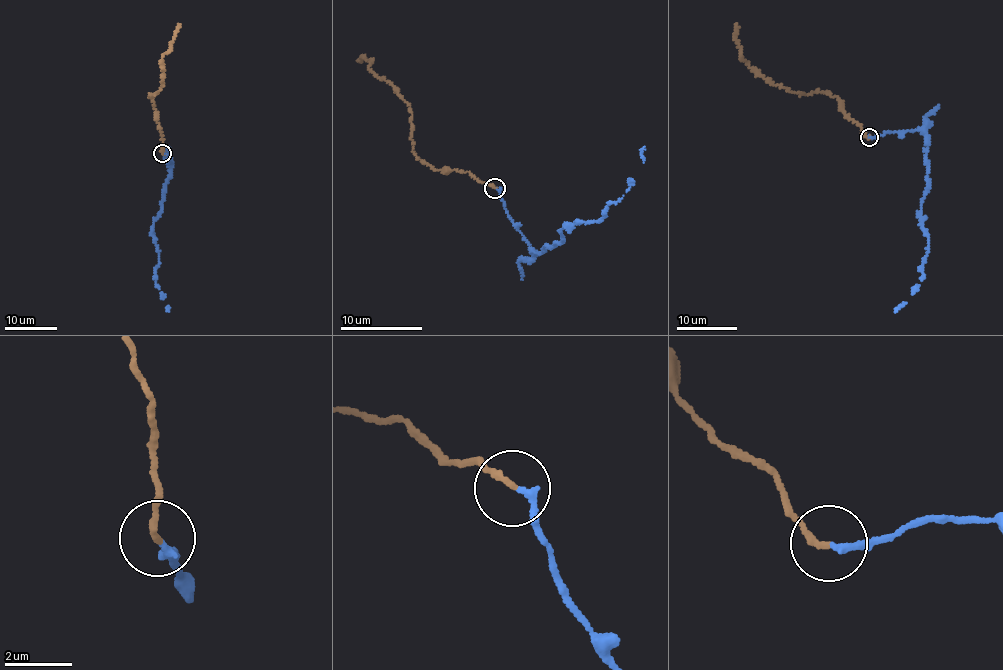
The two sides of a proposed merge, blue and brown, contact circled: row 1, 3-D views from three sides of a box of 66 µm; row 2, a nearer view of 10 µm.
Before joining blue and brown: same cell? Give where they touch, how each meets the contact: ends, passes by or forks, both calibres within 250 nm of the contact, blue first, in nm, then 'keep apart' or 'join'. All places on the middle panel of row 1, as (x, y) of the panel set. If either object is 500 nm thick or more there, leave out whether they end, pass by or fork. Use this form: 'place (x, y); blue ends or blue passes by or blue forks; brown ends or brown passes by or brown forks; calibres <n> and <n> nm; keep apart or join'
place (495, 188); blue ends; brown ends; calibres 220 and 190 nm; join

